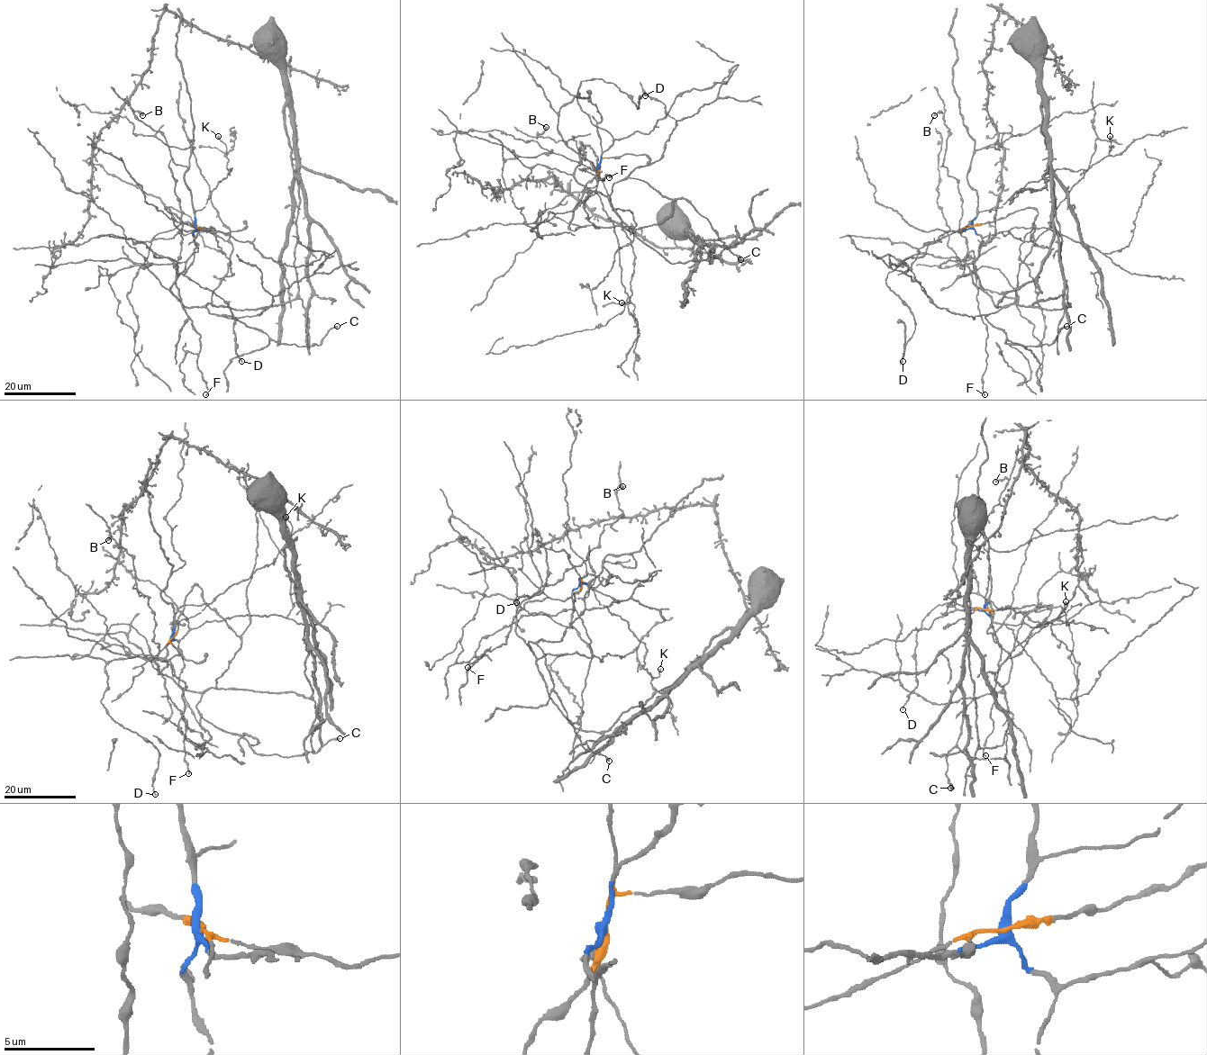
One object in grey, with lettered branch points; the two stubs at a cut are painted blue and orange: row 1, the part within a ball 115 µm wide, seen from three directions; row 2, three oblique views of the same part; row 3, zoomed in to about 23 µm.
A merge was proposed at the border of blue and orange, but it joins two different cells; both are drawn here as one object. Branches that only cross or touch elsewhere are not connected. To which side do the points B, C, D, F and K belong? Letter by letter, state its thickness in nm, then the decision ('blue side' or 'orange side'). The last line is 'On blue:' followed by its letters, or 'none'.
B: calibre 420 nm; orange side
C: calibre 400 nm; orange side
D: calibre 180 nm; orange side
F: calibre 200 nm; blue side
K: calibre 380 nm; blue side
On blue: F, K

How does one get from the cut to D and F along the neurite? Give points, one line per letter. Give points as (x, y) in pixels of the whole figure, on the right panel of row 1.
D: (972, 226), (1035, 209), (1017, 301), (997, 307), (954, 256), (906, 258), (885, 282), (913, 316), (902, 362)
F: (972, 226), (982, 238), (975, 263), (978, 309), (988, 336), (986, 367), (983, 375), (984, 395)

